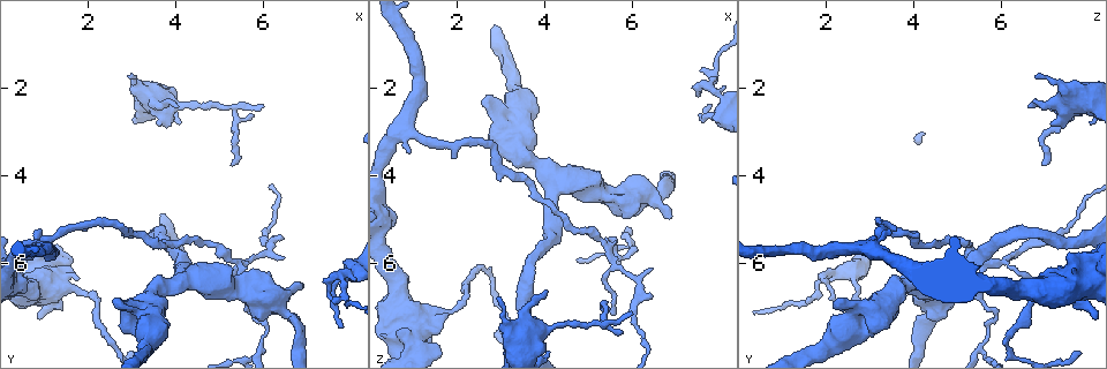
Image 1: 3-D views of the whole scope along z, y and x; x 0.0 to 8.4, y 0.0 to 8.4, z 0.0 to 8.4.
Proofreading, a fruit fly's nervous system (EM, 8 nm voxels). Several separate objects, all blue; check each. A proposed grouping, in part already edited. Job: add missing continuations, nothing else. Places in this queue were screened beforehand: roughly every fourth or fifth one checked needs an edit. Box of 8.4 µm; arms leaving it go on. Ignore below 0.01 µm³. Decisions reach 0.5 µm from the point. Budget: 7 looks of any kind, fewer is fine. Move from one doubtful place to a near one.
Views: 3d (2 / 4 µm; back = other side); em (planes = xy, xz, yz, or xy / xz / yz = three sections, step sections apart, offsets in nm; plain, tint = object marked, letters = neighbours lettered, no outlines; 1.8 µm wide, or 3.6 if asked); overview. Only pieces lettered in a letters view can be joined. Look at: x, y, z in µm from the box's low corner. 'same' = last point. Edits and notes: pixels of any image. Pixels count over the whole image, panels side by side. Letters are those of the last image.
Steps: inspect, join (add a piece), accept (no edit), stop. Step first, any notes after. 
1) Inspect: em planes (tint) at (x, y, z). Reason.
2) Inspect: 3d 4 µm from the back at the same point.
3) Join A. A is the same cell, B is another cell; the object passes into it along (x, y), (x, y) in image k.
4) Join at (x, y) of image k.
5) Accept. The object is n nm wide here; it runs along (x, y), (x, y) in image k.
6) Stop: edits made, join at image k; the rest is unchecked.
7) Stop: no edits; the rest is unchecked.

Inspect: em yz step 16 (letters) at (3.15, 7.70, 3.05). Branch stops here.

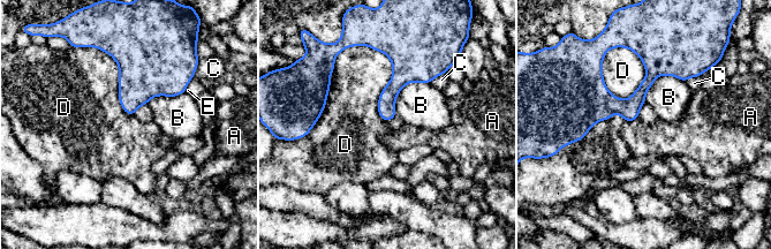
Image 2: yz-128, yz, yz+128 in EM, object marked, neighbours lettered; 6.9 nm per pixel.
Inspect: em planes (letters) at the same point.

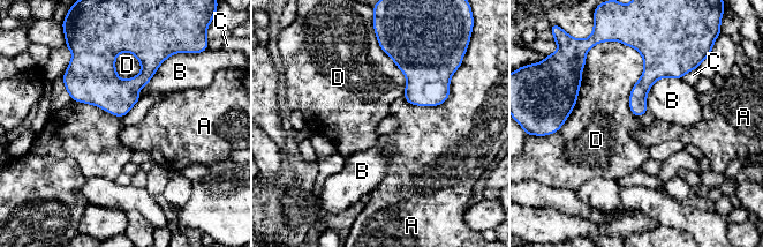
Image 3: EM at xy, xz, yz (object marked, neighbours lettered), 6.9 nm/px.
Accept. A, B, C and D are other cells; a border runs along (620, 43), (642, 58), (637, 118) in image 3; no lettered piece goes on from it.

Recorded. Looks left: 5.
Inspect: em yz step 8 (tint) at (5.95, 7.95, 5.50). Sharp bend.

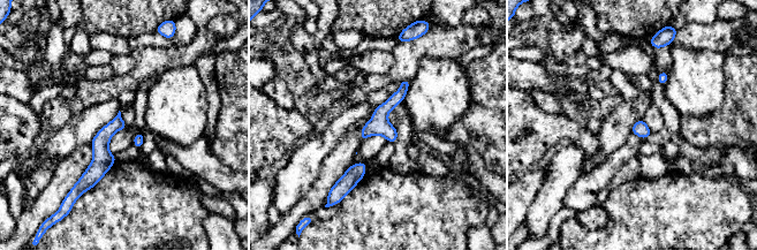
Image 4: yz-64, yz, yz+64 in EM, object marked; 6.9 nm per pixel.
Inspect: em planes (tint) at the same point. Cut it another way.

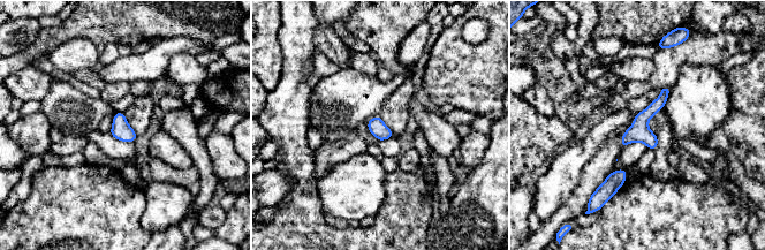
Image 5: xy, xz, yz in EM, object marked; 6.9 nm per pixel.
Inspect: em planes (letters) at the same point.

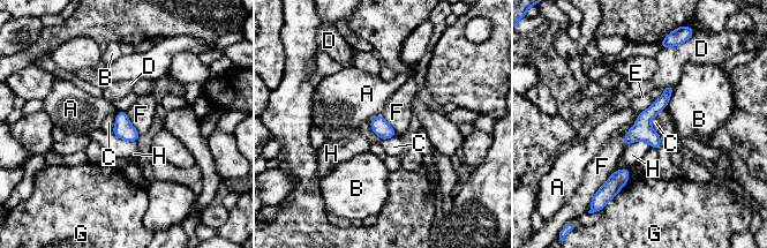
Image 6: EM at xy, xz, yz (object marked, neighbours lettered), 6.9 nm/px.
Accept. The object is 110 nm wide here; A, B, C, D, E, F, G and H are other cells; no lettered piece goes on from it.

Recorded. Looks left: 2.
Inspect: em xz step 8 (tint) at (1.15, 7.05, 7.90).

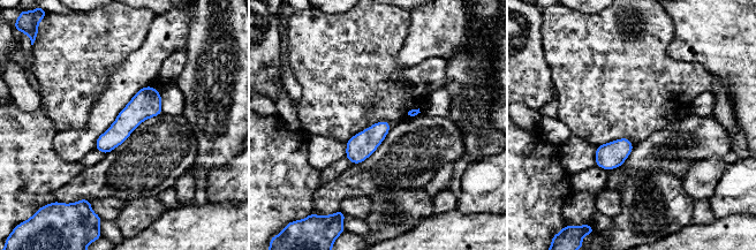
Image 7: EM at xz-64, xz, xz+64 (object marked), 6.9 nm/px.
Inspect: em planes (letters) at the same point.

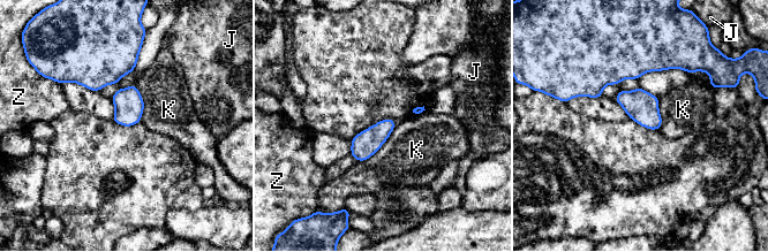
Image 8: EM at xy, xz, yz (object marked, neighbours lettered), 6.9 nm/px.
Accept. J, K and Z are other cells; a border runs along (396, 126), (377, 150), (358, 161) in image 8; no lettered piece goes on from it.

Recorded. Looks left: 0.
Stop: no edits; the rest is unchecked.

